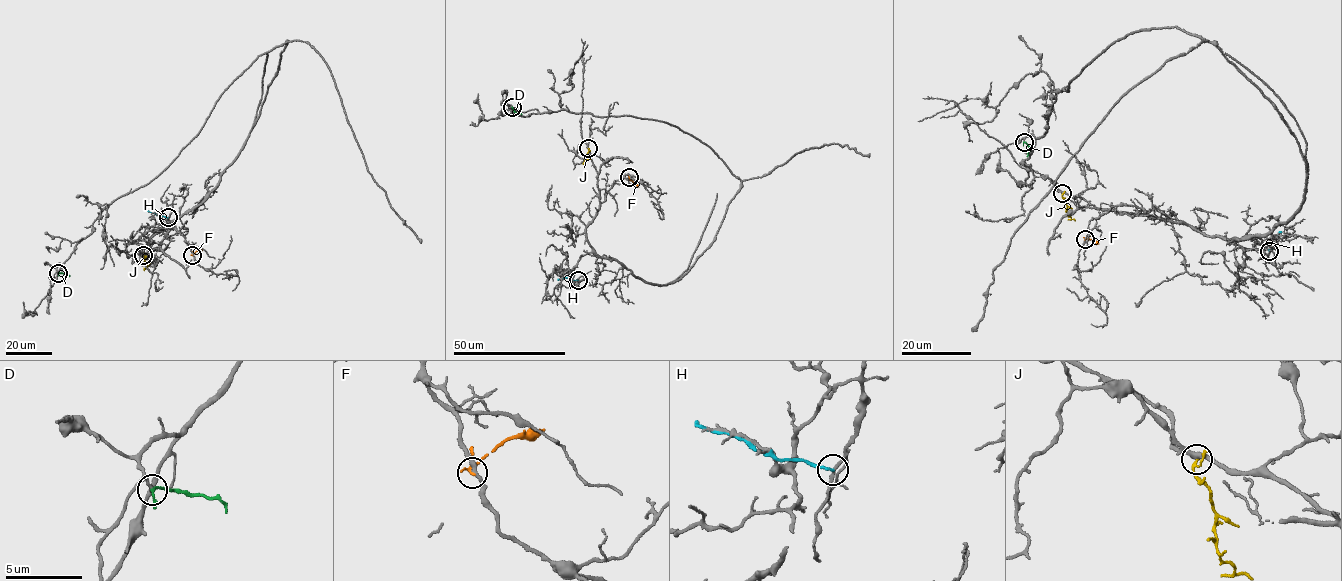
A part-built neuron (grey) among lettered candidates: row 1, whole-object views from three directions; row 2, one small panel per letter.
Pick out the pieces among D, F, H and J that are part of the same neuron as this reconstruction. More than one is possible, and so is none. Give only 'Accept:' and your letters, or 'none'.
Accept: D

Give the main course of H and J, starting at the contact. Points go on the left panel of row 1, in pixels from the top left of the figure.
H: (168, 218), (147, 210)
J: (143, 255), (147, 266), (143, 269)

